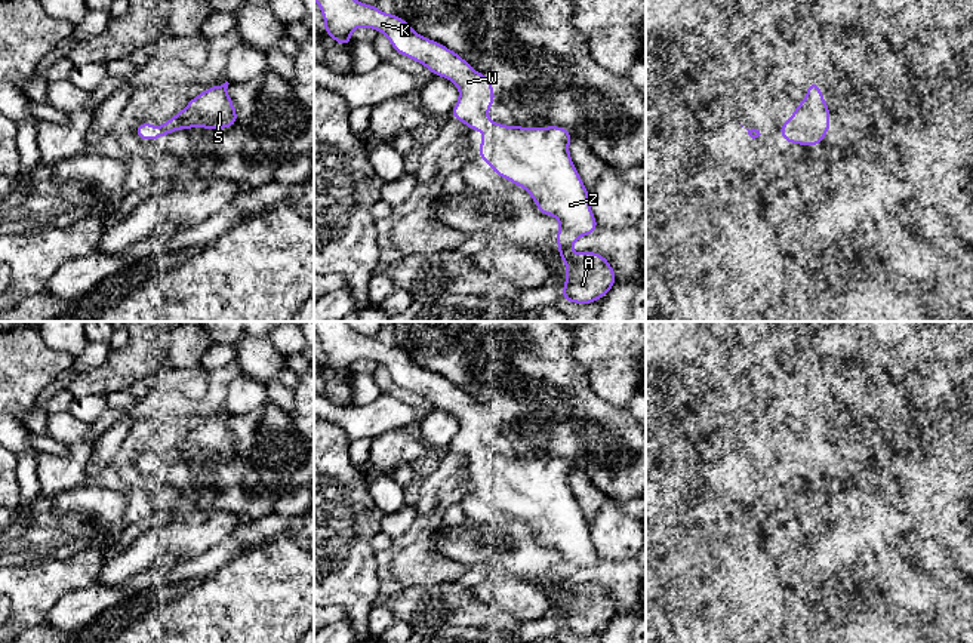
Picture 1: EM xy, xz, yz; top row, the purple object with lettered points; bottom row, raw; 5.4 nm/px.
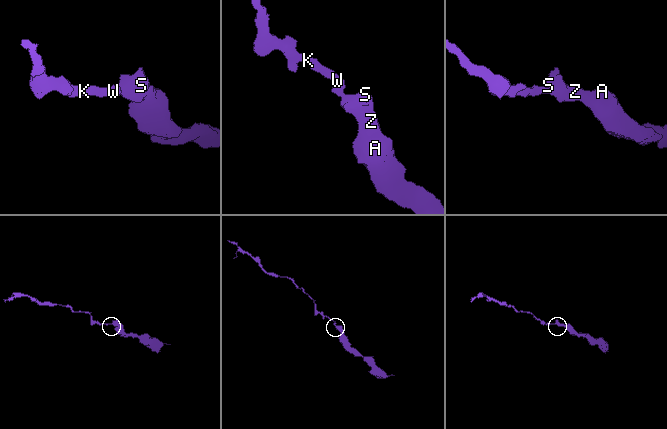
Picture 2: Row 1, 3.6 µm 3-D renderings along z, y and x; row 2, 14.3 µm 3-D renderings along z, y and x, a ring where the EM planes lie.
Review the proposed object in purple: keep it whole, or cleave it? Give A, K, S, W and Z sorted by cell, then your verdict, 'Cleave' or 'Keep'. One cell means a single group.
Groups: A K S W Z. Keep

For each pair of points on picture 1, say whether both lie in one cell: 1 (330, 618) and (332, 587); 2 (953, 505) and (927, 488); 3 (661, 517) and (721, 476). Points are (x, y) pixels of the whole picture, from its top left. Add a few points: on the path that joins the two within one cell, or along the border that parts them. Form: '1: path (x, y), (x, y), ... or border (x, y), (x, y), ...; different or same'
1: border (329, 605), (342, 608), (347, 620); different
2: path (947, 502), (933, 491); same
3: border (668, 516), (673, 528); different

